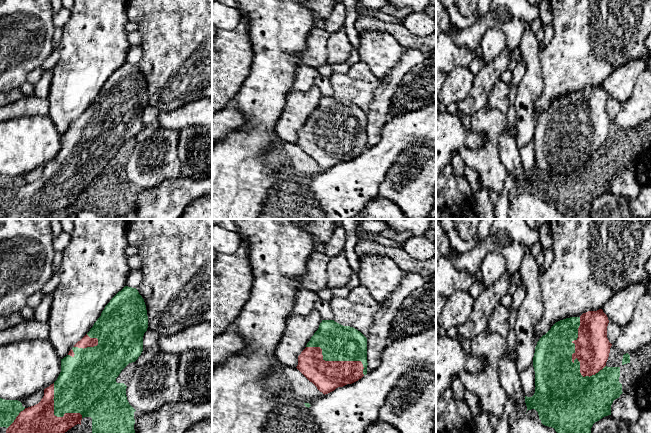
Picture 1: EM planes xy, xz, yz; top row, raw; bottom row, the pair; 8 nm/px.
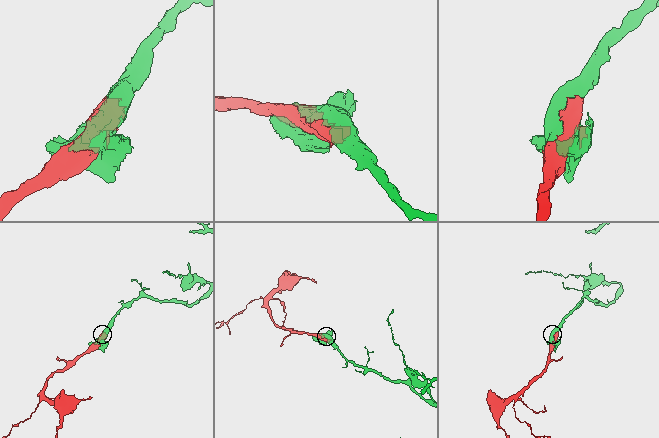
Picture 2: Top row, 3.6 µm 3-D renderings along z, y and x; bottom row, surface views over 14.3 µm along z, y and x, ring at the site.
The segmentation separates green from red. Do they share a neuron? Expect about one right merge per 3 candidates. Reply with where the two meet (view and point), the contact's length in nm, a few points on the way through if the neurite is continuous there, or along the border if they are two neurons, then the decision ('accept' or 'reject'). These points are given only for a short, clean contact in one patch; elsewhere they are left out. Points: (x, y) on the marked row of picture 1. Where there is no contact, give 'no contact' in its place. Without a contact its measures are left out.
yz (574, 352) | 500 nm | accept

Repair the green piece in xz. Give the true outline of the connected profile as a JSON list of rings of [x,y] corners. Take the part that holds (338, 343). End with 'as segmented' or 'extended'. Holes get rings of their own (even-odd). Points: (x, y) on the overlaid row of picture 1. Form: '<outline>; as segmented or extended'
[[[322,320],[298,356],[297,369],[324,395],[352,384],[367,374],[367,338],[357,329],[334,320]]]; extended

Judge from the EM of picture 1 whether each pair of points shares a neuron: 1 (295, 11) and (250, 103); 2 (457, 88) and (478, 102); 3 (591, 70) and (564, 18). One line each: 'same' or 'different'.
1: same
2: different
3: same

